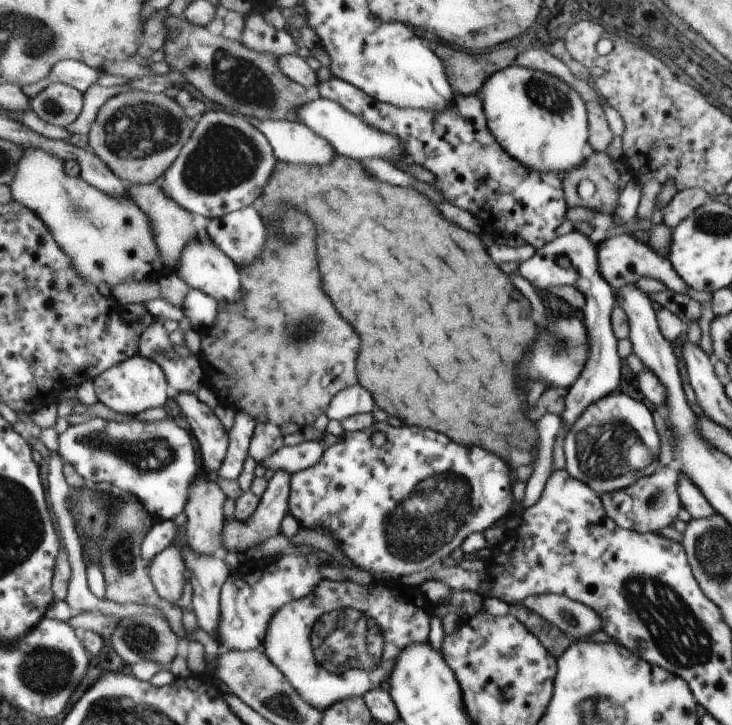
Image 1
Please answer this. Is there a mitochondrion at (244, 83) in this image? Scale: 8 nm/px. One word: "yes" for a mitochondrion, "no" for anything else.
yes

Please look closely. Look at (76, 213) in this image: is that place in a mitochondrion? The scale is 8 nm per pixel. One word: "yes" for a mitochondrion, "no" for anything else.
yes

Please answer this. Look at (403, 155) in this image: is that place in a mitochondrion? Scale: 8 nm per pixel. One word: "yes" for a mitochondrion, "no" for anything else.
no

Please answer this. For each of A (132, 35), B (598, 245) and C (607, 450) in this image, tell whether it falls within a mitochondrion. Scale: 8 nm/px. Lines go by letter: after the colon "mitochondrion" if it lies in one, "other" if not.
A: other
B: other
C: mitochondrion

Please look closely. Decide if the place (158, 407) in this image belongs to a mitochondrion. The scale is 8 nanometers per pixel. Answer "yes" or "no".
no

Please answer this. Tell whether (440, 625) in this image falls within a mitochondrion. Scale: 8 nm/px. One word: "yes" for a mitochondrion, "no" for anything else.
no

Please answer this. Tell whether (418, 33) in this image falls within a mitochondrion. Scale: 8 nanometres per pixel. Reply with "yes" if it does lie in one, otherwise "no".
no

